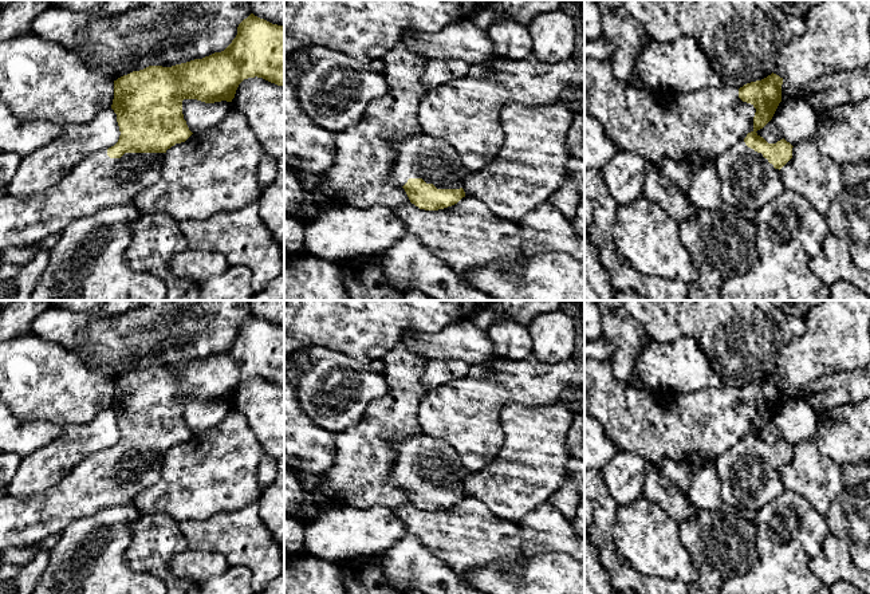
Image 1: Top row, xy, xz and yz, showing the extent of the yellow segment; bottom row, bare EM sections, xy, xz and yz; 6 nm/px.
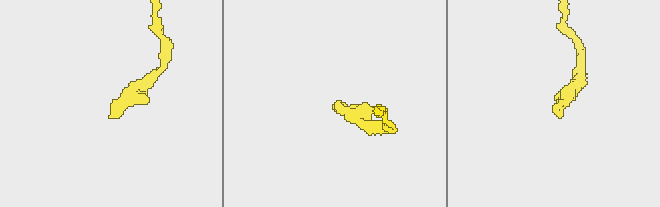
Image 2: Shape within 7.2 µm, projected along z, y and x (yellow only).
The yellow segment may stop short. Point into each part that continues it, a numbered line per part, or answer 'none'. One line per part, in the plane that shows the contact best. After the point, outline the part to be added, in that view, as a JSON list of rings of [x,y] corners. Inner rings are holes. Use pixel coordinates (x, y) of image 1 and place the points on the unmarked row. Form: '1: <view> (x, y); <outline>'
1: xz (424, 457); [[[432,436],[390,438],[397,452],[391,481],[403,487],[409,479],[422,479],[437,489],[460,489],[471,473],[456,451]]]

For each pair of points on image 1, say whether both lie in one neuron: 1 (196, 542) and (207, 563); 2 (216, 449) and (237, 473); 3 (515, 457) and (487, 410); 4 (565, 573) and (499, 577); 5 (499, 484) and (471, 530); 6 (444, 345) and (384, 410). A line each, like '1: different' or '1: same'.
1: different
2: same
3: different
4: same
5: different
6: different

